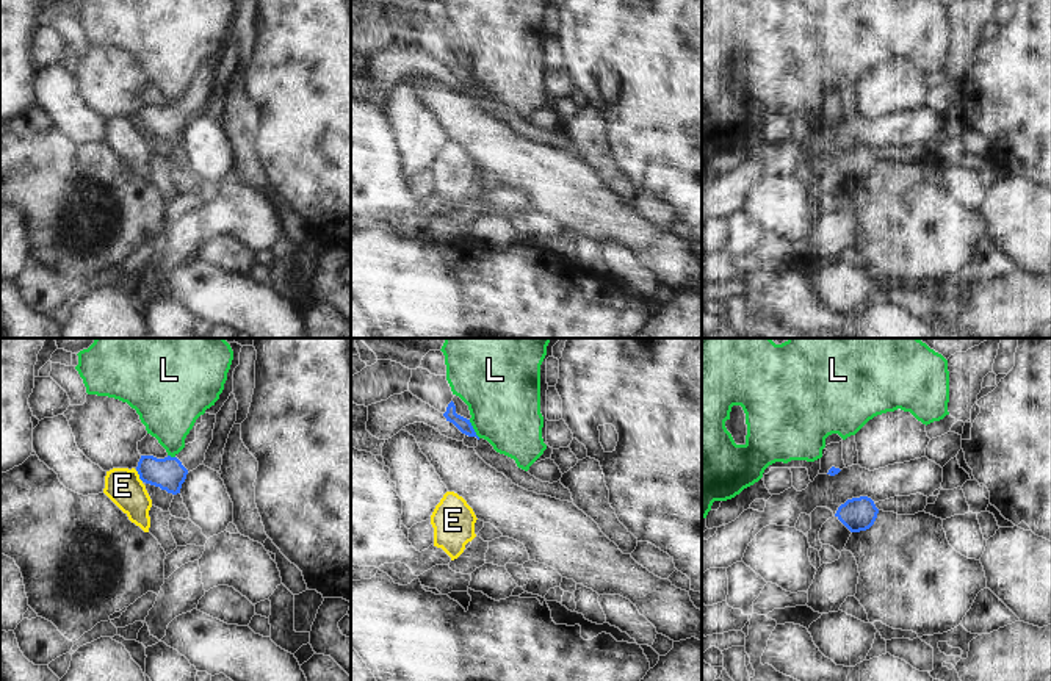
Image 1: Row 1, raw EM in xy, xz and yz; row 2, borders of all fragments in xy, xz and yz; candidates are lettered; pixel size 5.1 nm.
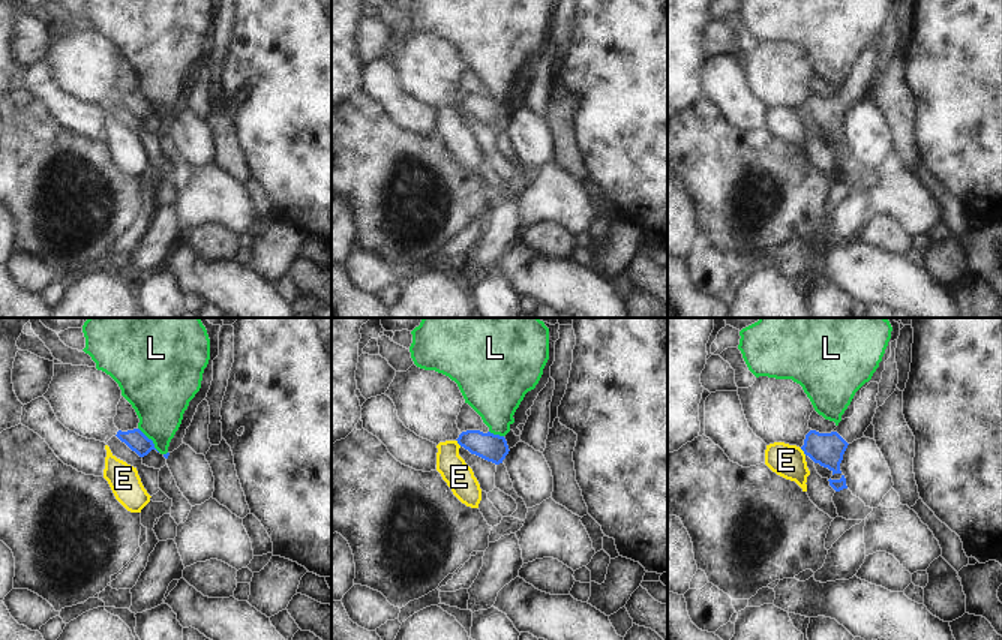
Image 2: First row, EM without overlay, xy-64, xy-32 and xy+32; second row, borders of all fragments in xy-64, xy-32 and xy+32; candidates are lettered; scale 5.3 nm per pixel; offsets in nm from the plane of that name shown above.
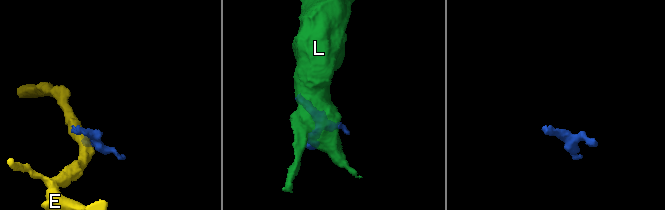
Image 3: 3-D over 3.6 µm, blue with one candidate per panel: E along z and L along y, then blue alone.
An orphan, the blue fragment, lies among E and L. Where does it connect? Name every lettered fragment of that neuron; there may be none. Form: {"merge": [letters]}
{"merge": []}

